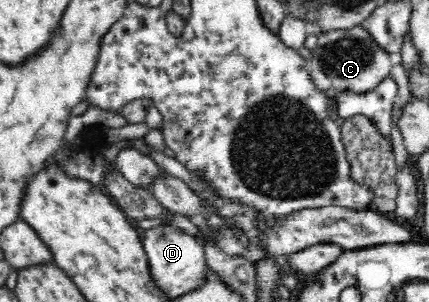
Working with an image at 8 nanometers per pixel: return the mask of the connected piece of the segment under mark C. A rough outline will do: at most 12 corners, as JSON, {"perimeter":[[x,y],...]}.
{"perimeter":[[361,25],[322,33],[309,71],[332,95],[369,92],[392,68]]}

